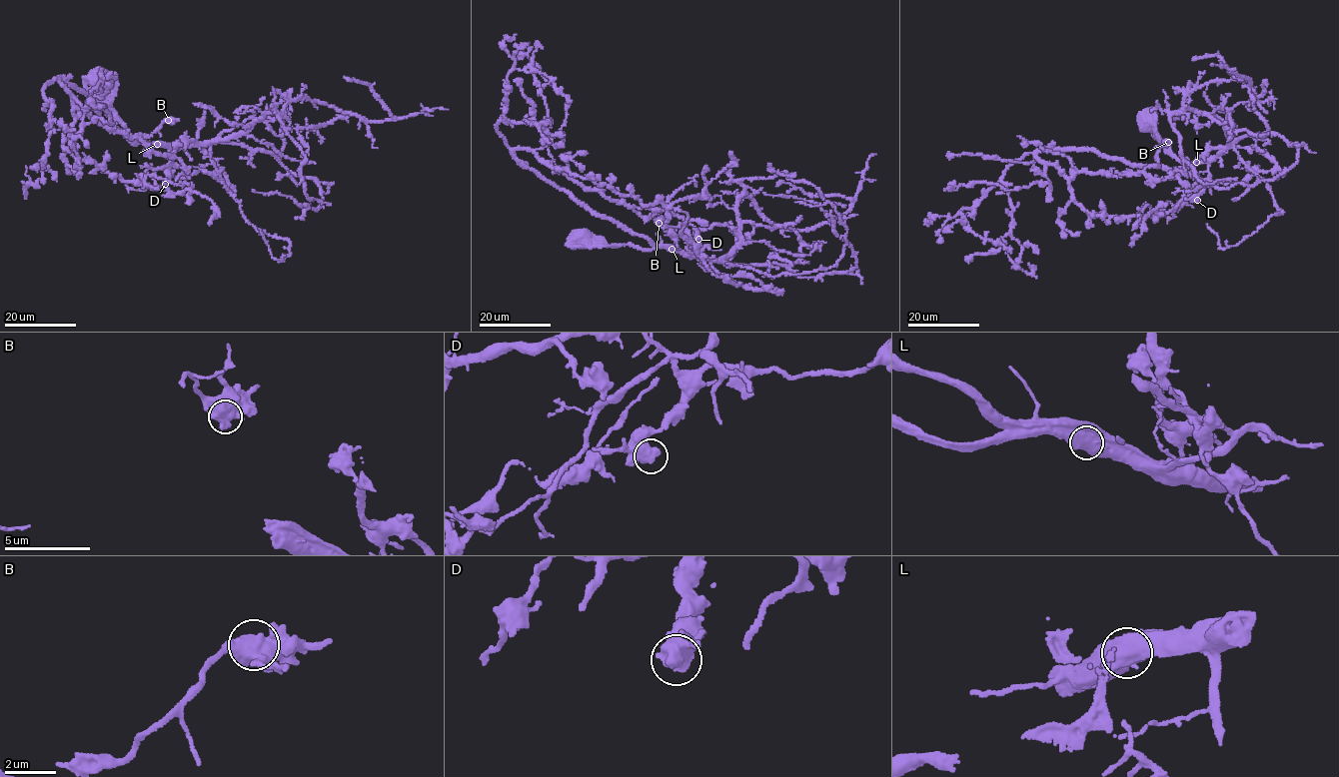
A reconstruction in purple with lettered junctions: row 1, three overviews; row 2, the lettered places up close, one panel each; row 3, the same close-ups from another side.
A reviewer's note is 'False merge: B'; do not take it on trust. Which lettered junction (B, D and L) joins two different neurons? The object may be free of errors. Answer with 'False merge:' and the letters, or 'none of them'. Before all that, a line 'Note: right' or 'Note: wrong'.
Note: wrong
False merge: none of them

